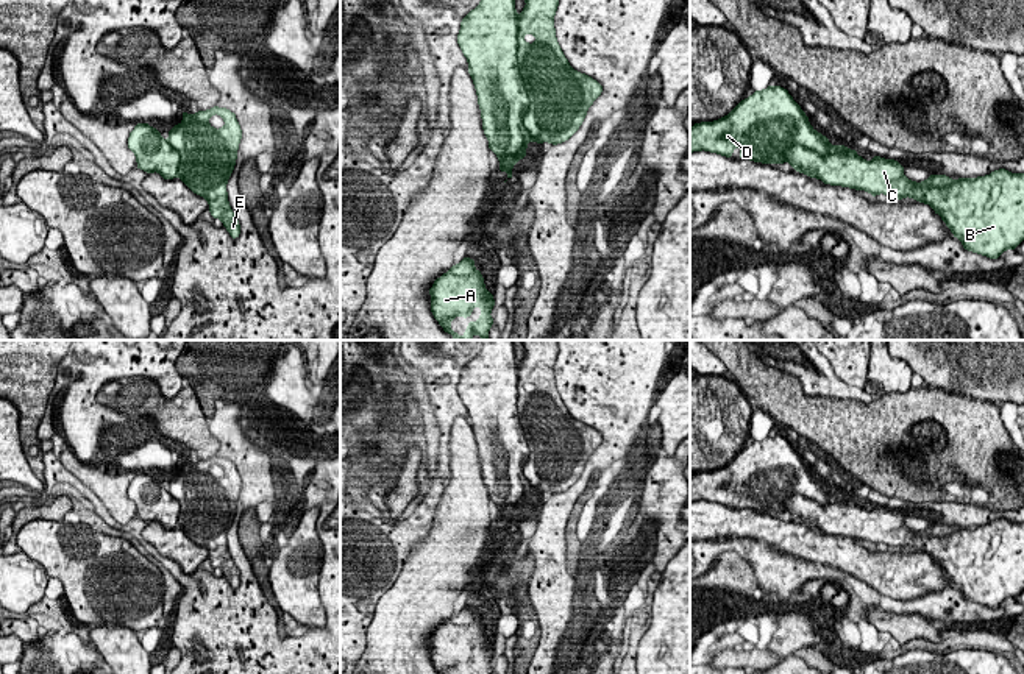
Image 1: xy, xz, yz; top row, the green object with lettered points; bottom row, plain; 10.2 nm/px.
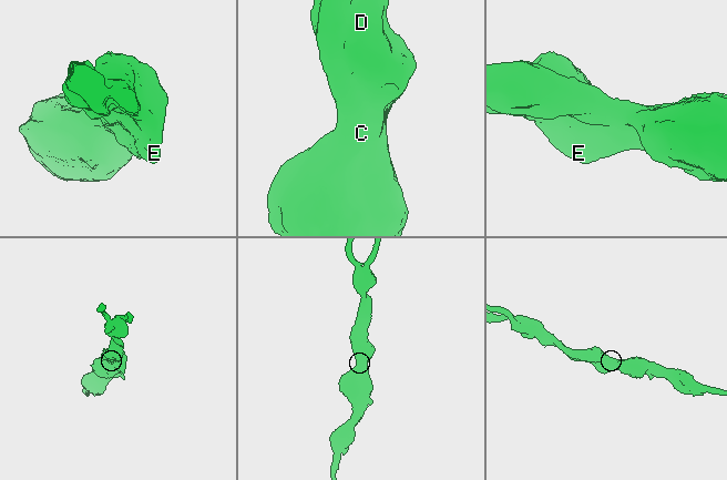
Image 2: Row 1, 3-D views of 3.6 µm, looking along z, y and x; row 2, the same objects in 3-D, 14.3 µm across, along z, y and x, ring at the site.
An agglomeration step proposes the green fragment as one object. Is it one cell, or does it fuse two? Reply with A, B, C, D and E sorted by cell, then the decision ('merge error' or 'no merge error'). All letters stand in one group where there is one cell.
A B C / D E | merge error

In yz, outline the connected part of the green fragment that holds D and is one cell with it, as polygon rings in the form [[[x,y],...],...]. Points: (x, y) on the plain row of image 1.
[[[768,435],[741,449],[732,462],[690,477],[690,502],[710,501],[732,507],[738,496],[741,509],[784,513],[785,501],[799,493],[826,506],[832,493],[815,481],[809,466],[787,438]]]

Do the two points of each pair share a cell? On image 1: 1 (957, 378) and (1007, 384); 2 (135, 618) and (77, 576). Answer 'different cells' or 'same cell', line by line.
1: same cell
2: same cell

